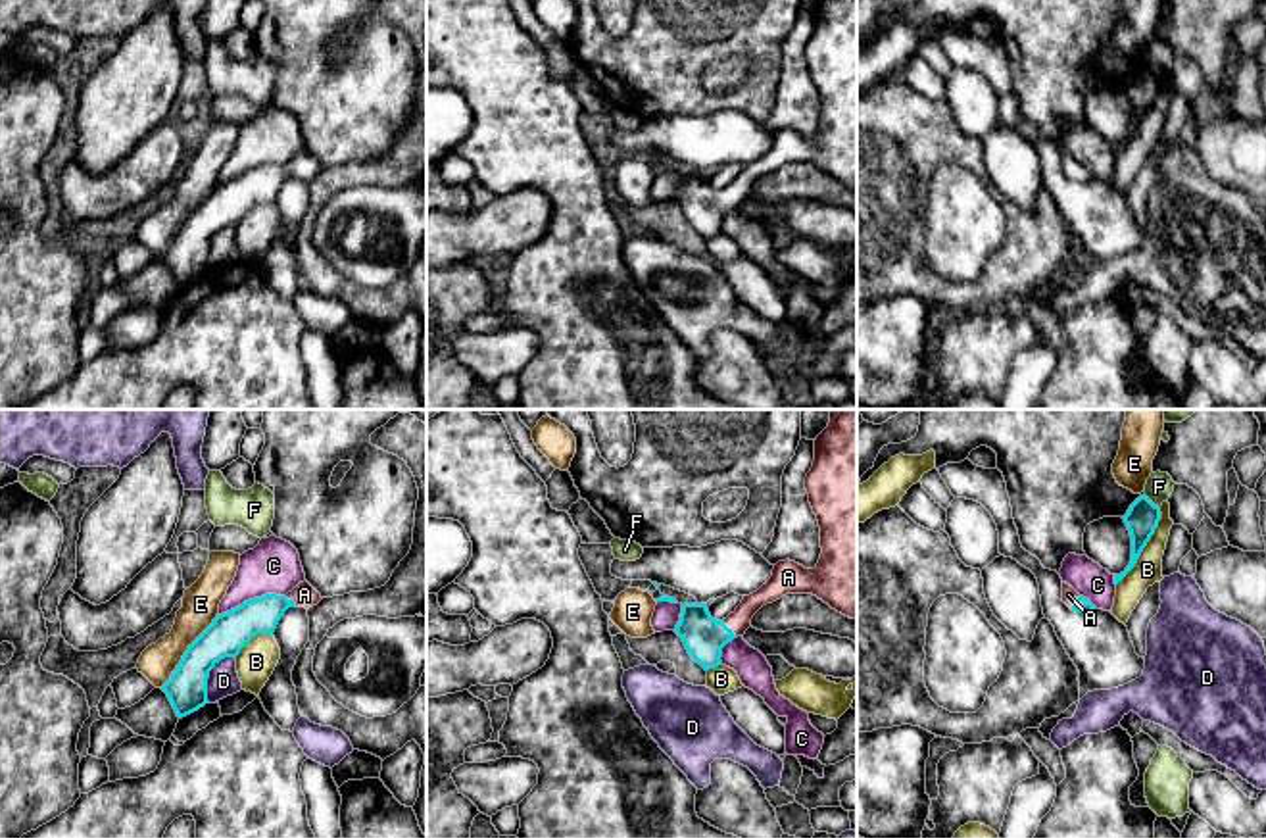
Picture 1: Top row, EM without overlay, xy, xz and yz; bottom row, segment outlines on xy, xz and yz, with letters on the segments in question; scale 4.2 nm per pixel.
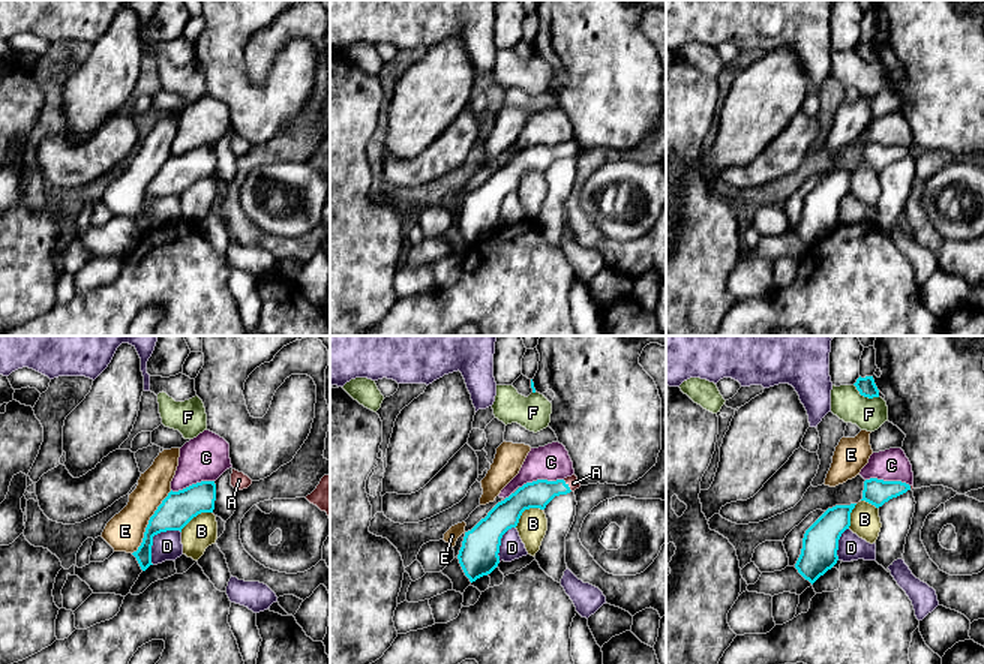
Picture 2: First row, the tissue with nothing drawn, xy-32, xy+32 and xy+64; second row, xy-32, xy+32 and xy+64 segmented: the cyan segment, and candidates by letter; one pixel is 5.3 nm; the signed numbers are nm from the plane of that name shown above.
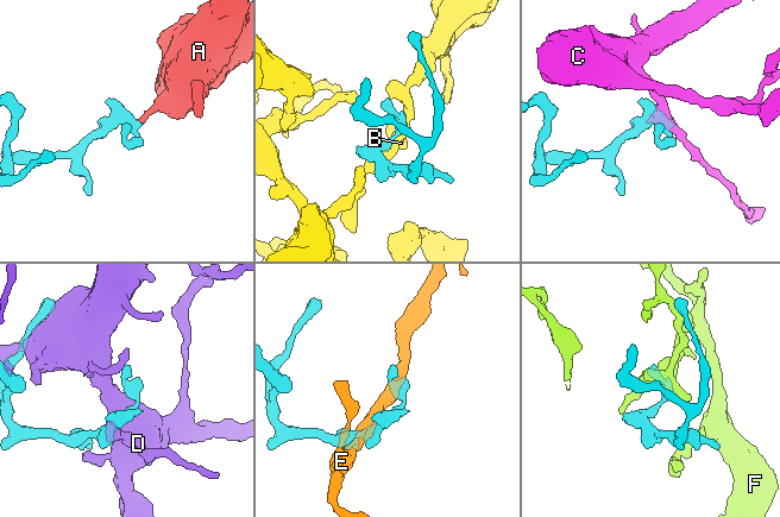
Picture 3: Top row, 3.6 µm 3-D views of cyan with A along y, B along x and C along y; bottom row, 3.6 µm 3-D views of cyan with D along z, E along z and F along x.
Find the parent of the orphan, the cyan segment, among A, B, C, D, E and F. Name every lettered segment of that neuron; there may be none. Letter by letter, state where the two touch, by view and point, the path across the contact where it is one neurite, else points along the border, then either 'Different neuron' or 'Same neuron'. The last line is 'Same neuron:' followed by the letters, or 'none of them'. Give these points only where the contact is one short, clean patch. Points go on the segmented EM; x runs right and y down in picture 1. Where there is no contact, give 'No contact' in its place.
A: Touches cyan at xz (729, 629). Path across: xz (704, 637), (729, 629), (740, 619). Same neuron
B: Touches cyan at yz (1142, 550). Different neuron
C: Touches cyan at xy (250, 600). Boundary: xy (285, 594), (254, 596), (218, 616). Different neuron
D: Touches cyan at xy (208, 675). Different neuron
E: Touches cyan at xy (185, 652). Different neuron
F: Touches cyan at yz (1149, 500). Different neuron
Same neuron: A

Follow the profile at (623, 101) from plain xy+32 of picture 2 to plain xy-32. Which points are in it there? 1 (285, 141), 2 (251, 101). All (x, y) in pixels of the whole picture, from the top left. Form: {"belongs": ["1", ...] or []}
{"belongs": ["2"]}

